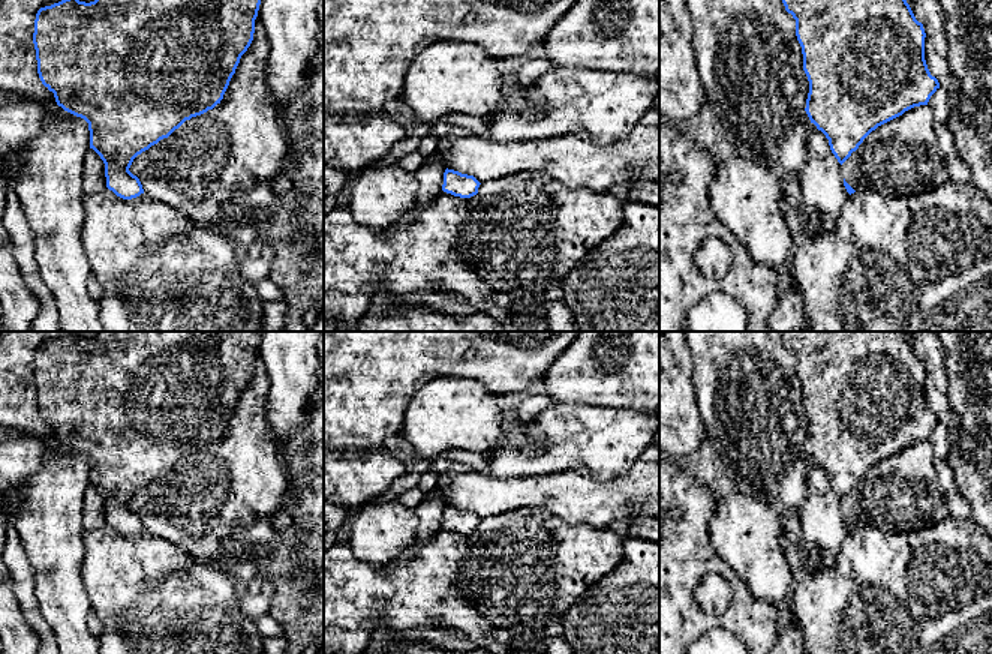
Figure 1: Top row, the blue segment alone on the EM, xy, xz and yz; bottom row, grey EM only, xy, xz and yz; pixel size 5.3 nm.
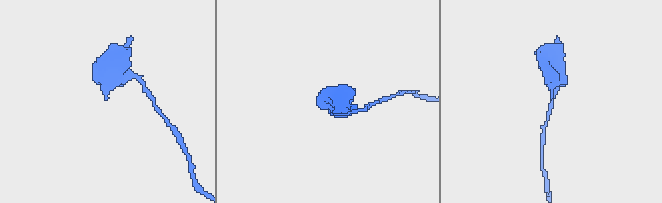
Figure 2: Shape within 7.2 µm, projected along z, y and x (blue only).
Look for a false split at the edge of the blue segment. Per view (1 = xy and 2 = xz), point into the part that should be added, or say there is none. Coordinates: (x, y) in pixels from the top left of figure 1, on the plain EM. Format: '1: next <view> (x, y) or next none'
1: next none
2: next none

